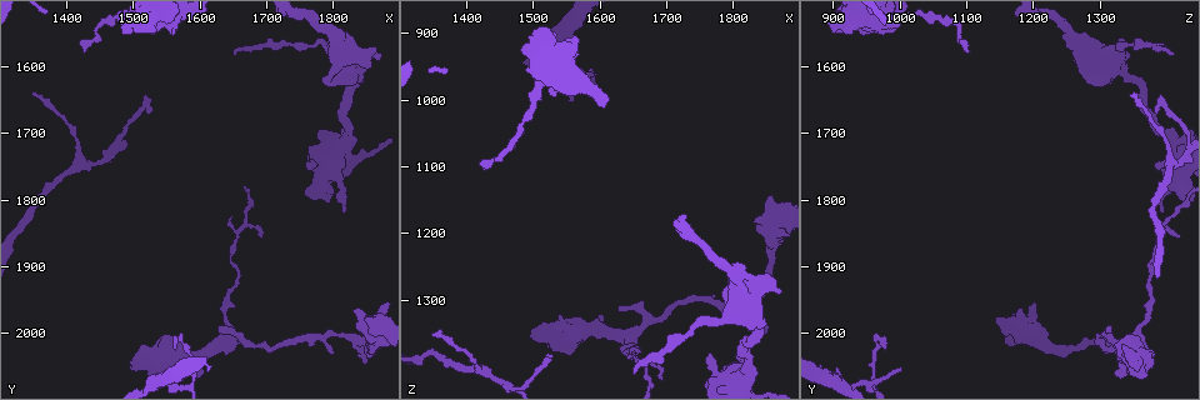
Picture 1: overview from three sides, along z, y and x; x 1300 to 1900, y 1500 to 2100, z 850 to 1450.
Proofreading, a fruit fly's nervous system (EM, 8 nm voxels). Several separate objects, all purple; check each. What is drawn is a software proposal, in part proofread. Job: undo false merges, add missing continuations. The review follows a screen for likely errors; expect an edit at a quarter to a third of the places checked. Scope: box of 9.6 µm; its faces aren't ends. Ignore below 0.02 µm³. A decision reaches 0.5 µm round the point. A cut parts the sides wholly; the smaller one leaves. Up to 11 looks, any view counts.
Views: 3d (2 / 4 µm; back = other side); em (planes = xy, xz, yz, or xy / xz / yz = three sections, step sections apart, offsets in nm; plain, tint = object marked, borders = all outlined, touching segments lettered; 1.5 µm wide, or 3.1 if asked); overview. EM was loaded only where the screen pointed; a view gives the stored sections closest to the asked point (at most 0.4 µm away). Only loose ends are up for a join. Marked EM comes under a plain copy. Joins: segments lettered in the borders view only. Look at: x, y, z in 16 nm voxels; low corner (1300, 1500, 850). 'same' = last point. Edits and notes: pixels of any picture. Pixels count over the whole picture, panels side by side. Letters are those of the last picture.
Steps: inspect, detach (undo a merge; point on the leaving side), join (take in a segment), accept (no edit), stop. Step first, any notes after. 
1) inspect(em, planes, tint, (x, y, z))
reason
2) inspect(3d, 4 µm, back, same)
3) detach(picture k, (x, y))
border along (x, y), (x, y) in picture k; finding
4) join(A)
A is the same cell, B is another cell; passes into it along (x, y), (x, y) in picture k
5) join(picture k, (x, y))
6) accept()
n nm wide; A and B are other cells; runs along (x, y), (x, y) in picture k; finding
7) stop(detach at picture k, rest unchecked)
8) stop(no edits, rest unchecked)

inspect(em, yz, step 4, borders, (1865, 1580, 1290))
an open end

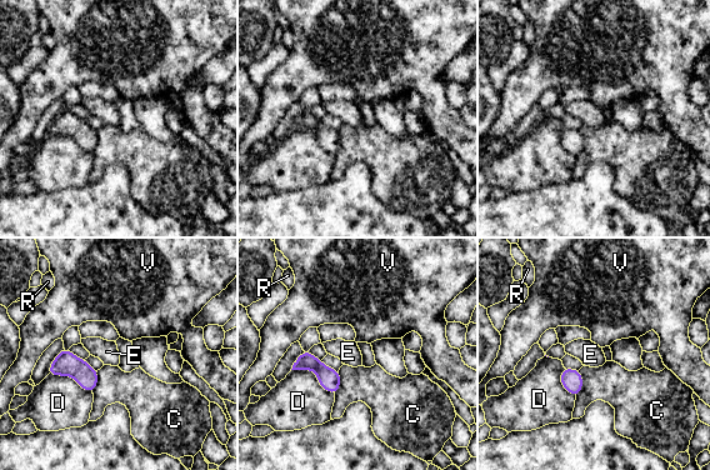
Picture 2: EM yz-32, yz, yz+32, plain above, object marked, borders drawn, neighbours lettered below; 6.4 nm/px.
accept()
C, D, E, R and V are other cells; border along (579, 370), (581, 389), (575, 396) in picture 2; no lettered segment goes on from it

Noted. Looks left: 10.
inspect(3d, 2 µm, (1770, 1570, 1330))
calibre changes

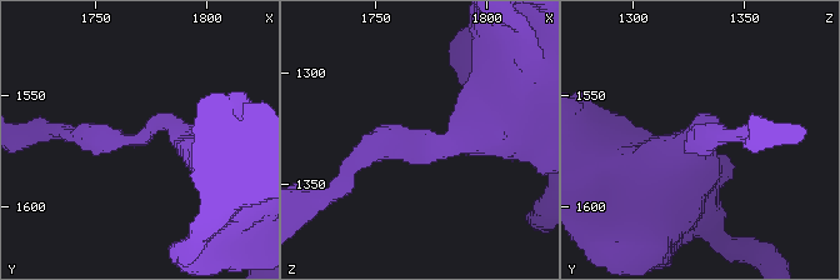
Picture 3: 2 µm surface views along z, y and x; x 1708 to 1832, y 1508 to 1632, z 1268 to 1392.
inspect(em, planes, tint, (1770, 1570, 1336))
shape alone is not enough

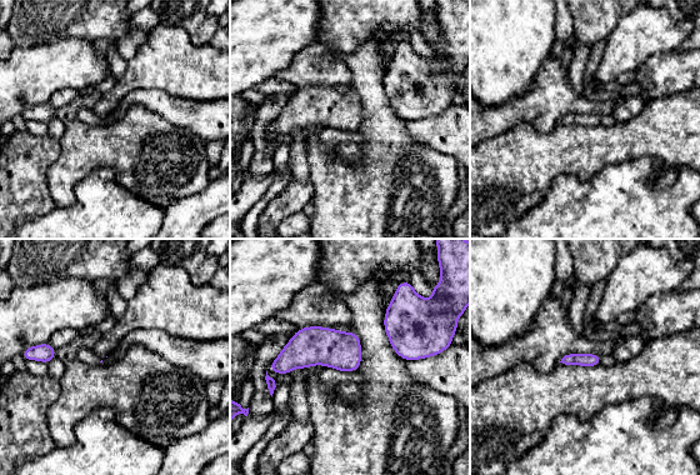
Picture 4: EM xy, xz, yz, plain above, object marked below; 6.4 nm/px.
inspect(em, planes, borders, same)

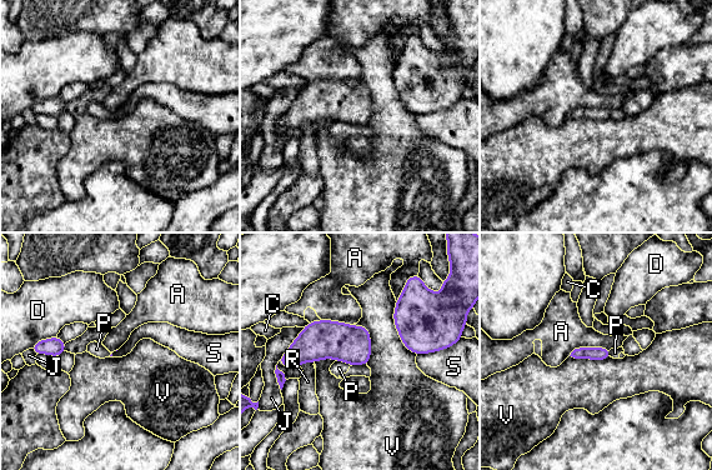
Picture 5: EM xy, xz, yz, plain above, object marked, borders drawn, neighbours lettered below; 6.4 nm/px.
accept()
V touches over 380 nm; A, C, D, J, P, R, S and V are other cells; border along (608, 349), (577, 346), (568, 355) in picture 5; one neuron here

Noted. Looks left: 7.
inspect(em, planes, borders, (1525, 1670, 1390))
tapers out

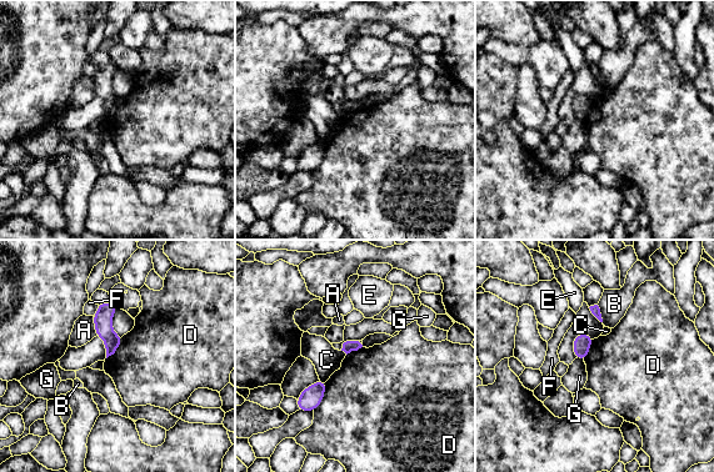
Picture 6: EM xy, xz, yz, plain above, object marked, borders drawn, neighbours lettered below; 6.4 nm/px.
accept()
80 nm wide; A, B, C, D, E, F and G are other cells; runs along (105, 305), (110, 351) in picture 6; no lettered segment goes on from it

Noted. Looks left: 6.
inspect(3d, 4 µm, (1650, 2005, 1355))
three arms meet

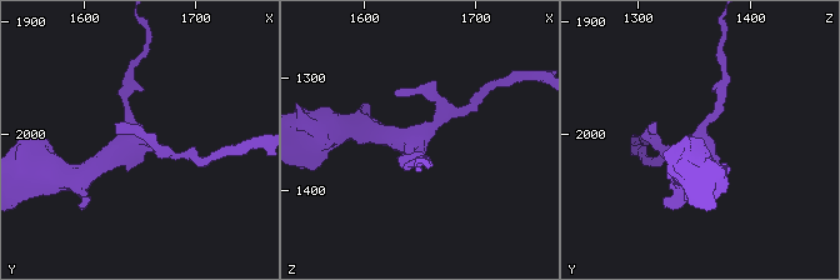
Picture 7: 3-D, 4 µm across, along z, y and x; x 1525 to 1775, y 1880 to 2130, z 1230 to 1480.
inspect(em, planes, tint, (1646, 2004, 1356))

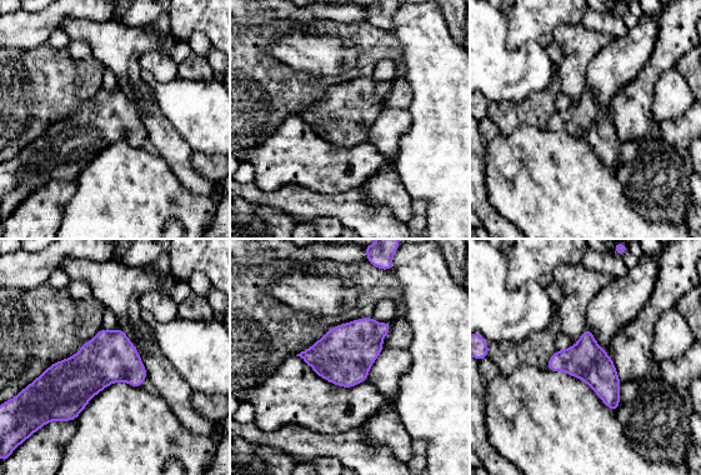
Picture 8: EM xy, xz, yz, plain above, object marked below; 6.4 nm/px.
inspect(em, planes, borders, same)
what lies round it

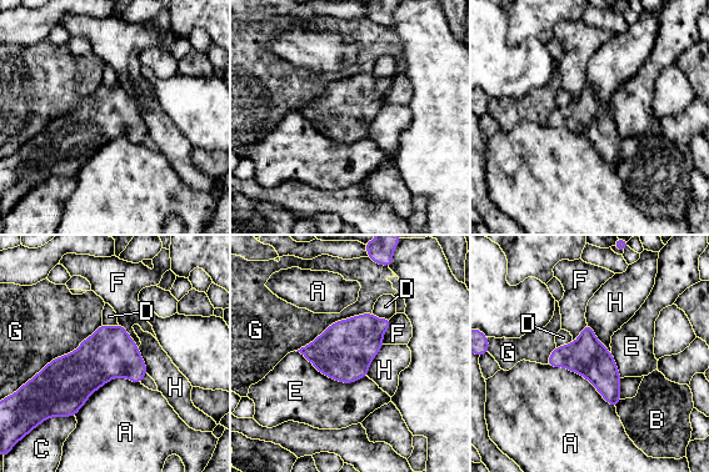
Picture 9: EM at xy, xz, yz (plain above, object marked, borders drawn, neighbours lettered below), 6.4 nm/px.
accept()
A, B, C, D, E, F, G and H are other cells; border along (295, 351), (338, 381), (367, 377) in picture 9; all the same neuron

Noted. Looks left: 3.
inspect(em, planes, borders, (1650, 1585, 1410))
an open end

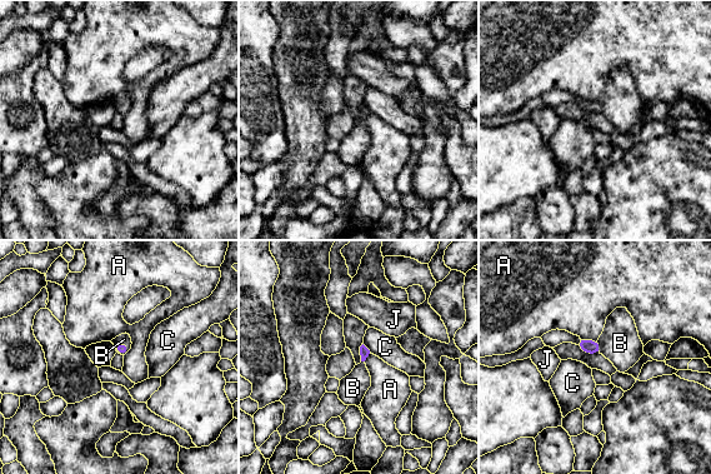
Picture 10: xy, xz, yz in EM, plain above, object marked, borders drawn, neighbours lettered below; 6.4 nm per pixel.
join(B)
B is the same cell, A, C and J are other cells; passes into it along (587, 347), (600, 347), (620, 343) in picture 10; the neuron continues

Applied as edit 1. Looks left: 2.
stop(join at picture 10, rest unchecked)

